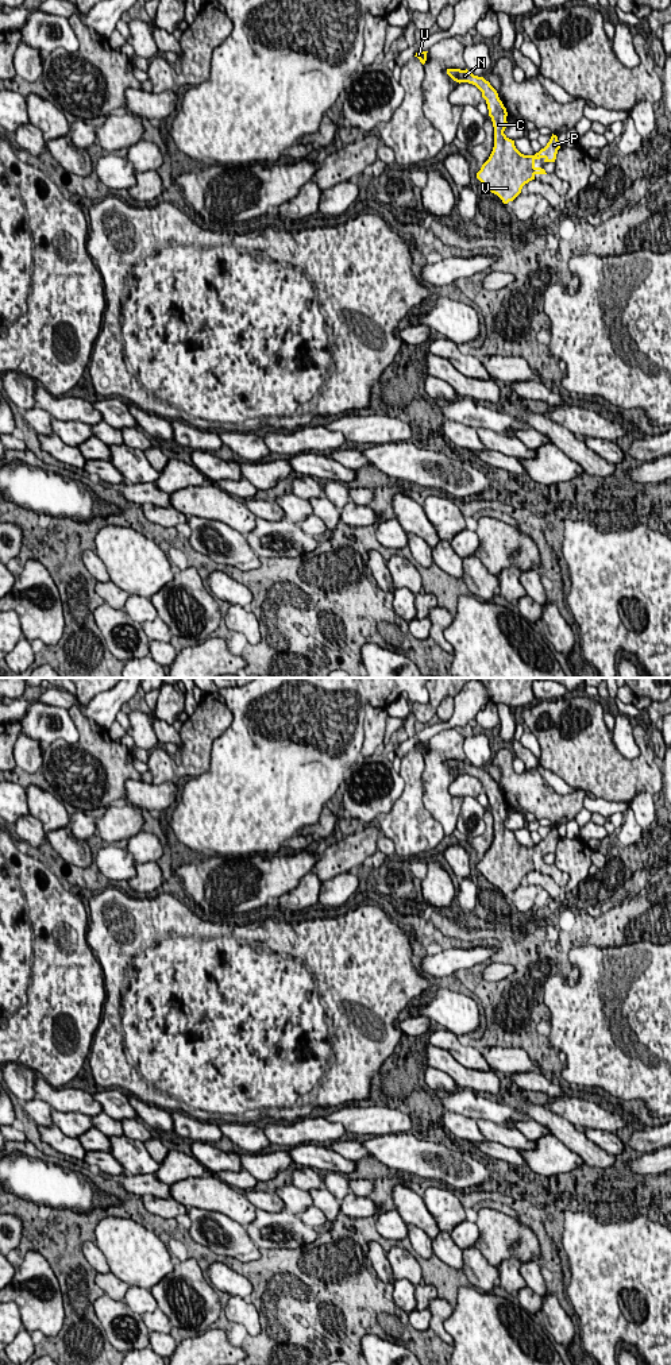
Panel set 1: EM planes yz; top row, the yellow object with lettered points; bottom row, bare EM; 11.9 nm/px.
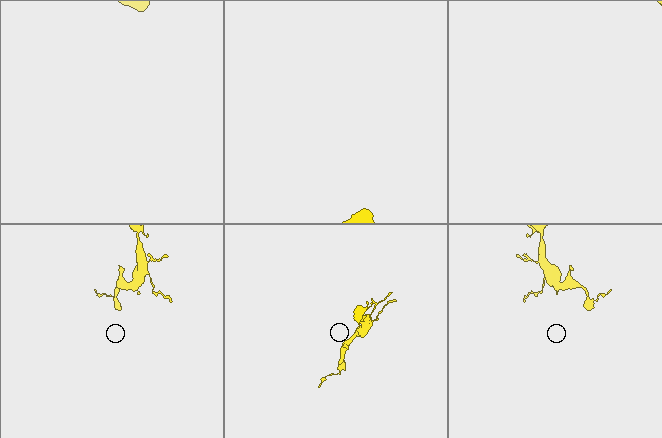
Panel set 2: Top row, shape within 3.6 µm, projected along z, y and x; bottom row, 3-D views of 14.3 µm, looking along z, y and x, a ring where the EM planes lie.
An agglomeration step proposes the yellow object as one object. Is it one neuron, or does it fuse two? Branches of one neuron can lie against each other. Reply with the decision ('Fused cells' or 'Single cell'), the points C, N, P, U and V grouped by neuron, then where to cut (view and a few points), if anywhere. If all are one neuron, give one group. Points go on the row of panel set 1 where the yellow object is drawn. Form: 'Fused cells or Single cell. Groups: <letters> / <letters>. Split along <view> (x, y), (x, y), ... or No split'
Single cell. Groups: C N P U V. No split

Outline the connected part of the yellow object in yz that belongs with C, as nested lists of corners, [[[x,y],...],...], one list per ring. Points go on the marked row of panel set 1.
[[[447,69],[447,74],[459,84],[475,85],[486,100],[494,127],[494,147],[489,159],[477,173],[477,178],[504,204],[508,204],[521,193],[525,184],[535,180],[536,174],[547,174],[544,169],[535,166],[535,161],[543,158],[544,162],[555,162],[560,149],[558,136],[552,134],[547,146],[535,155],[521,154],[516,149],[514,140],[504,134],[508,112],[490,82],[483,77],[474,76],[467,69]]]

